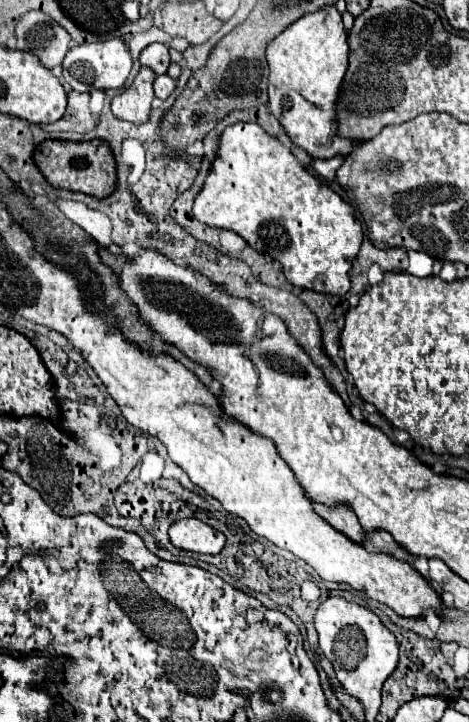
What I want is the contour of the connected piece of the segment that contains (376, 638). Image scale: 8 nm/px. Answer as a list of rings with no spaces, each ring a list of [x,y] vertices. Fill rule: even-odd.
[[[328,598],[318,606],[314,626],[320,638],[320,650],[332,662],[344,692],[346,682],[384,682],[394,672],[398,664],[398,644],[374,612],[344,598]]]

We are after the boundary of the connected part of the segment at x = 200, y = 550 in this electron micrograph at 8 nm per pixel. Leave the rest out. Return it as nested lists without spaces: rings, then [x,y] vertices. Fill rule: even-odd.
[[[188,518],[170,526],[170,542],[180,550],[196,554],[218,554],[224,548],[226,538],[212,526],[196,518]]]

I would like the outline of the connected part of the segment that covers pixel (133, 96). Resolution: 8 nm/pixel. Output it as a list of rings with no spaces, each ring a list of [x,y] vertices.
[[[140,68],[138,76],[134,78],[132,86],[124,88],[112,100],[112,114],[120,120],[128,120],[132,124],[142,124],[150,116],[150,102],[154,98],[154,84],[156,74],[150,68]]]

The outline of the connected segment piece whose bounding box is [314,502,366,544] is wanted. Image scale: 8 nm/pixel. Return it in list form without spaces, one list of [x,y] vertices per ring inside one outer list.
[[[314,502],[314,510],[330,526],[334,526],[338,532],[342,532],[352,542],[356,542],[356,544],[362,544],[364,542],[366,534],[362,530],[362,526],[358,526],[358,518],[354,518],[354,514],[350,514],[350,510],[346,510],[346,506],[342,506],[342,510],[334,510],[334,506],[318,506]]]

